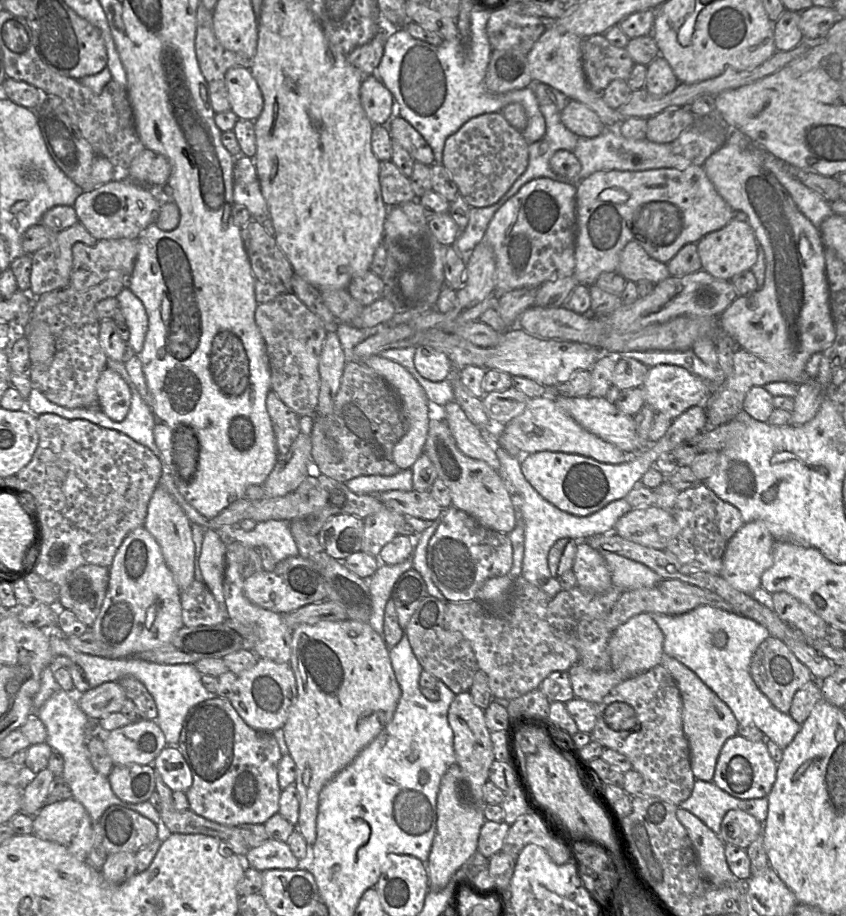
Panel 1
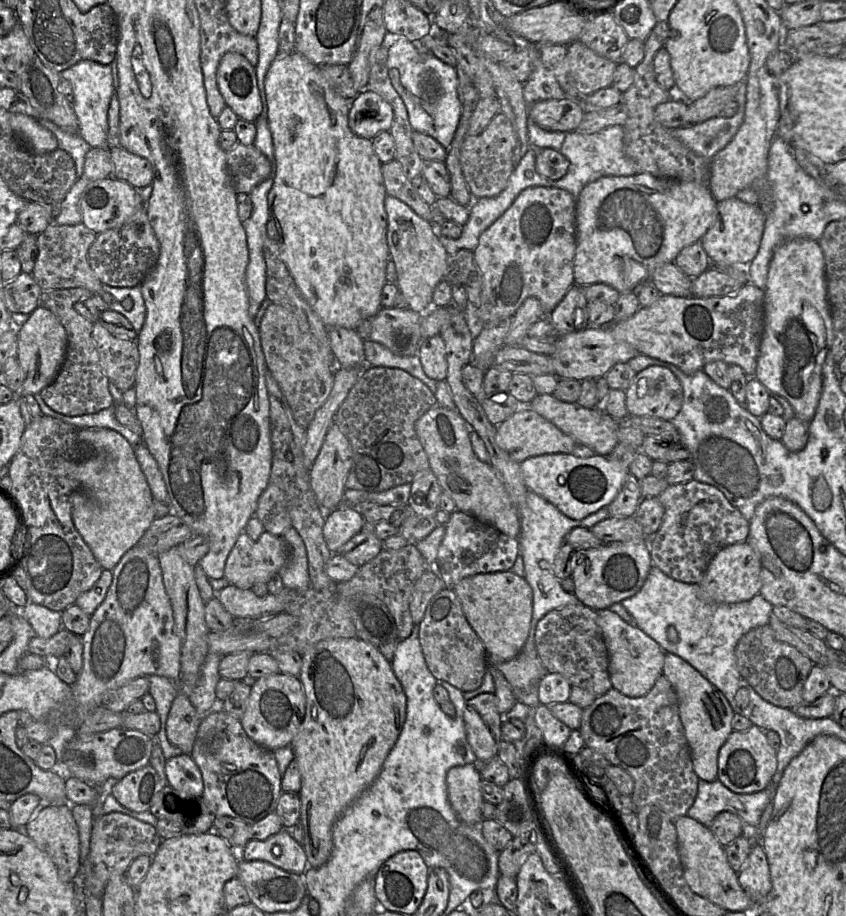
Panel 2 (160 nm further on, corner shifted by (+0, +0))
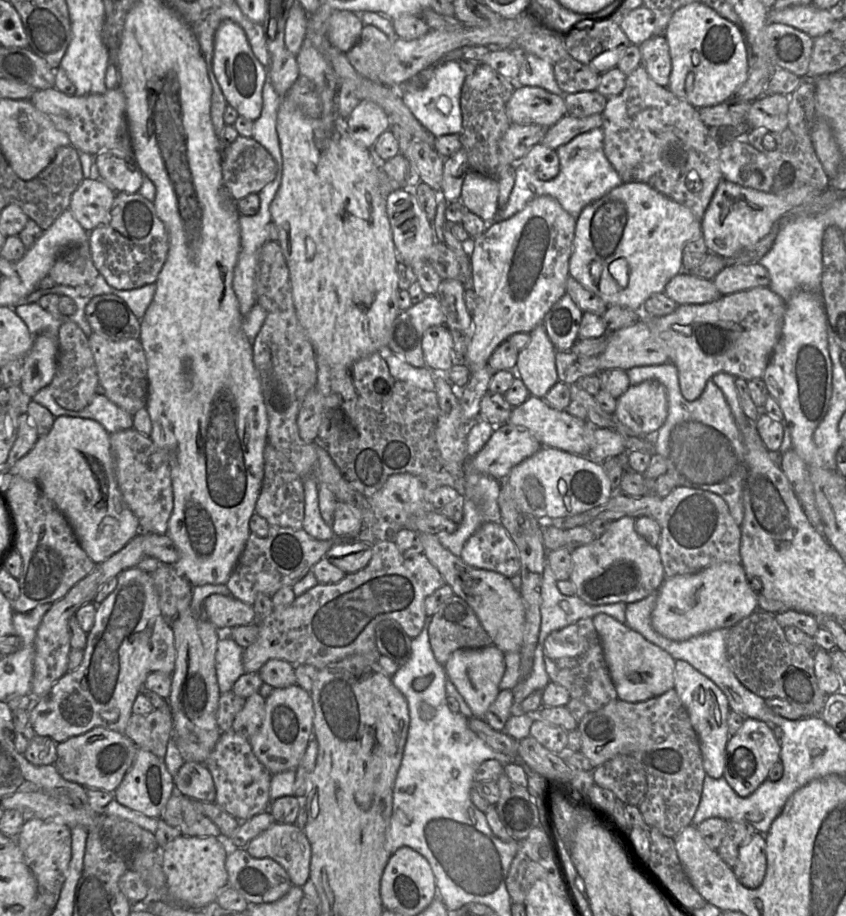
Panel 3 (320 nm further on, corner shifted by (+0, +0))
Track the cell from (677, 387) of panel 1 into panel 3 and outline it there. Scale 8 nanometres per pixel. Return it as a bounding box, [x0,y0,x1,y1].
[613,380,668,436]

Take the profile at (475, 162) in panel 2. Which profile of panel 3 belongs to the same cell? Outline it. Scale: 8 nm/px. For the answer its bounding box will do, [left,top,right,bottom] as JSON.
[499,123,548,165]

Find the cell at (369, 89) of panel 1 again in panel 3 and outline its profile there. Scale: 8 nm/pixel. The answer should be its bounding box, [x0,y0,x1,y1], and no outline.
[345,100,390,149]

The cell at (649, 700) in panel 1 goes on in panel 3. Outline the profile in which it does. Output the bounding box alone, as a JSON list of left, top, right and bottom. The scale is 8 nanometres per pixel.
[577,689,706,838]

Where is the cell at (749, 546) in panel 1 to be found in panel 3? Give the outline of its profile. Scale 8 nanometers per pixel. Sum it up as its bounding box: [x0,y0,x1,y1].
[651,563,758,641]

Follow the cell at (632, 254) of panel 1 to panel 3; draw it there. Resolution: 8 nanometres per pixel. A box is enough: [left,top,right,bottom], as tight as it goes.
[664,270,721,305]

